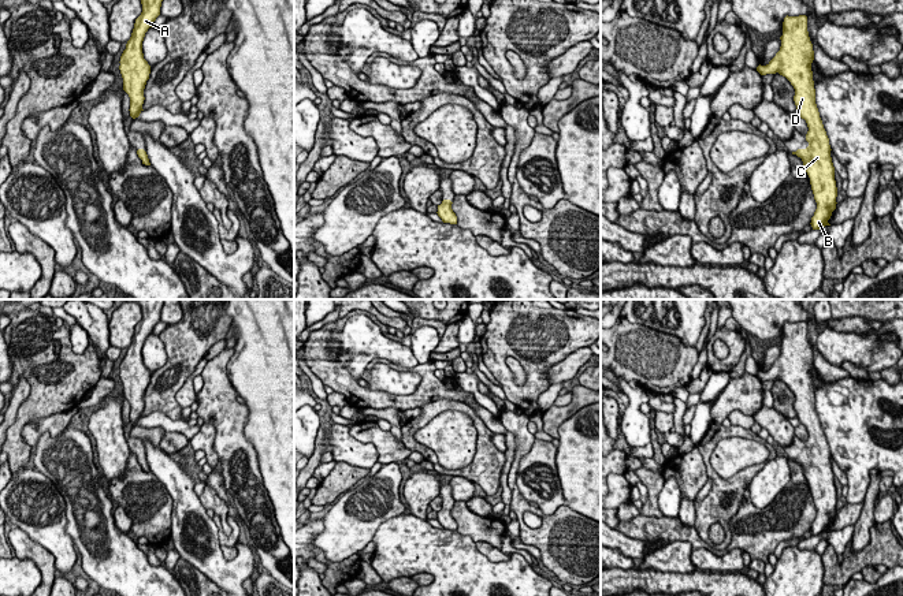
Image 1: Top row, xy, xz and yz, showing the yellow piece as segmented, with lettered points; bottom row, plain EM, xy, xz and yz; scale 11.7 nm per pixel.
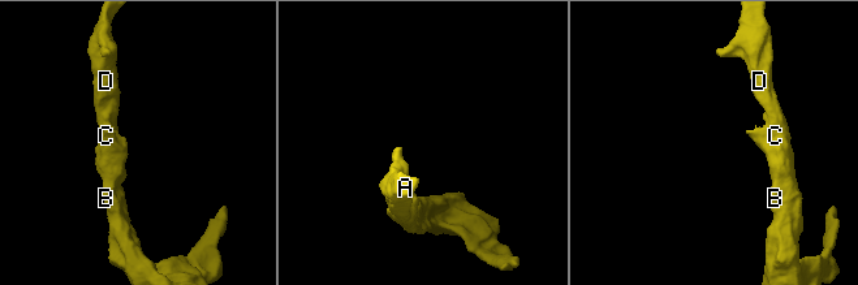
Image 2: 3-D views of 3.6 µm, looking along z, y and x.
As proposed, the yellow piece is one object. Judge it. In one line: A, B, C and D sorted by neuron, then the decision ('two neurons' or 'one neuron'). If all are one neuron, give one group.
groups A B C D; one neuron

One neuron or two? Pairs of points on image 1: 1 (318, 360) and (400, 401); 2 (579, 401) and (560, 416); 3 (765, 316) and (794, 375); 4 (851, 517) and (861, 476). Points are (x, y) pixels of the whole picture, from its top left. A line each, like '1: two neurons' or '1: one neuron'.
1: one neuron
2: one neuron
3: two neurons
4: two neurons

